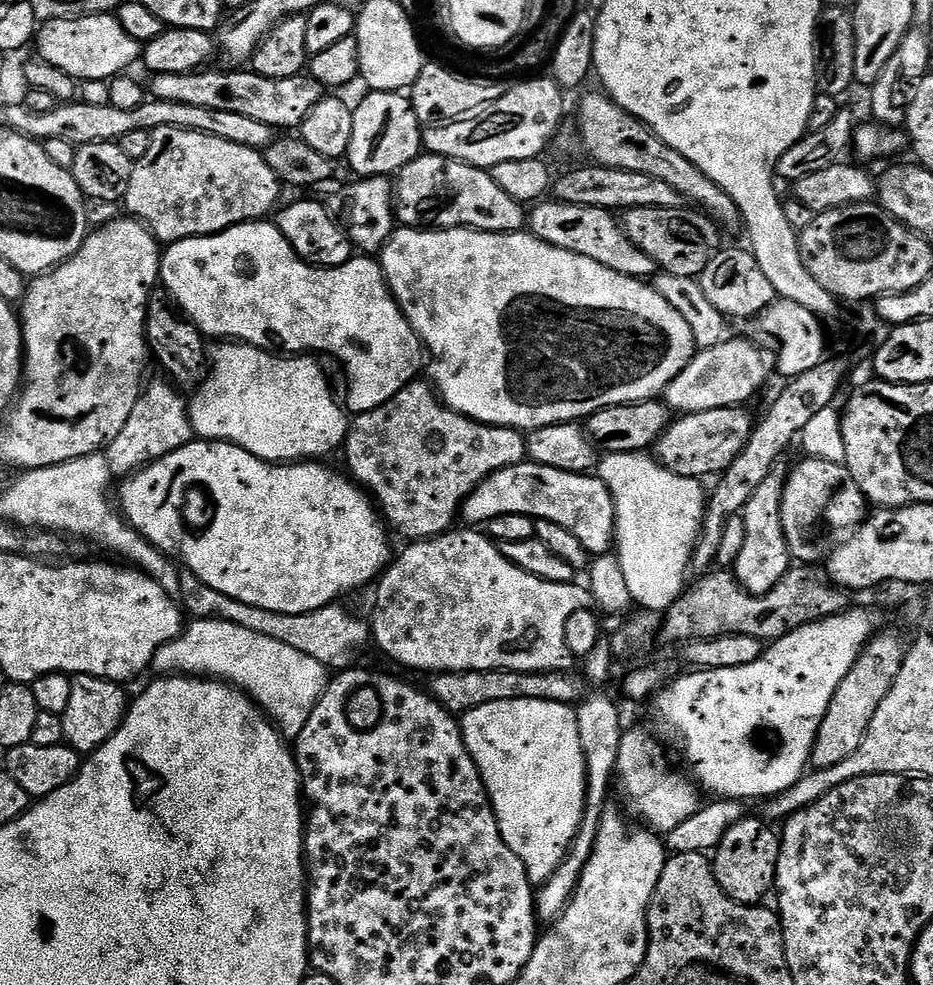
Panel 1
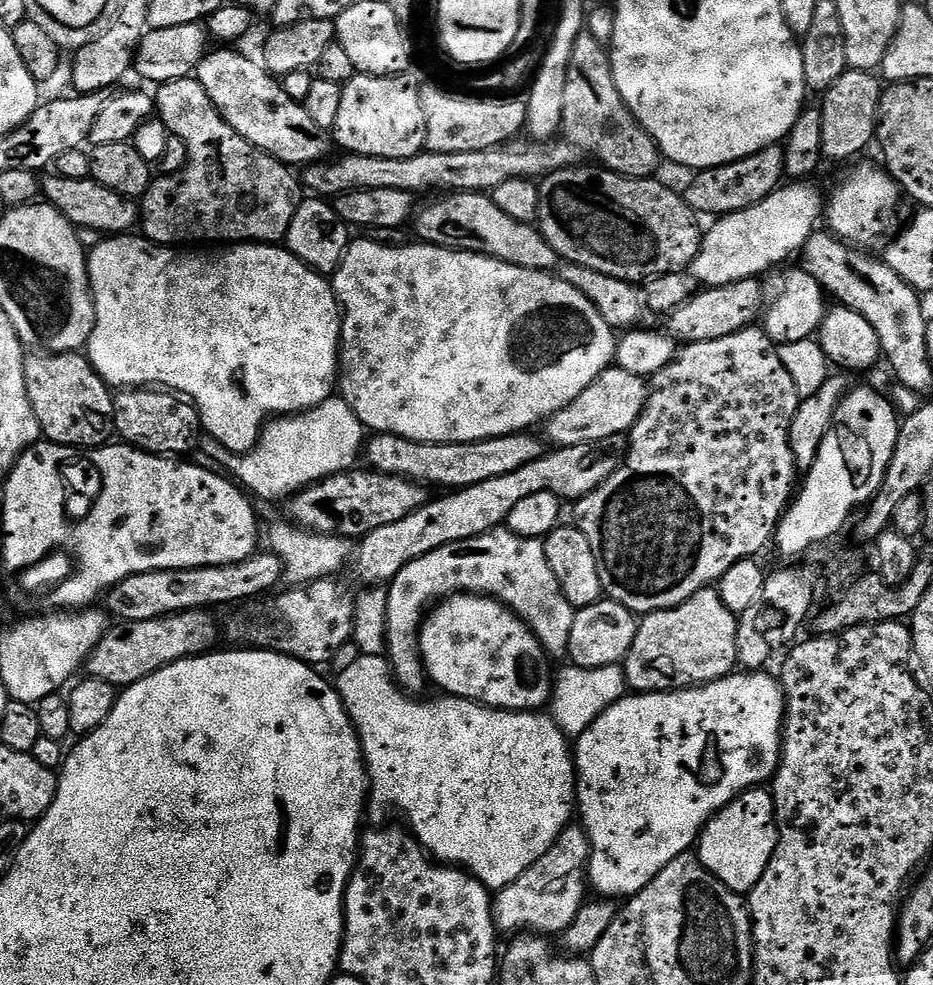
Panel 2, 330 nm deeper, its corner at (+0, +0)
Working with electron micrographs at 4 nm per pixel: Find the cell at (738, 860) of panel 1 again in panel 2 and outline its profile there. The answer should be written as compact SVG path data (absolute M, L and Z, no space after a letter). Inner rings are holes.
M767 787L750 788L717 812L700 833L698 855L707 872L712 872L731 892L747 894L766 874L766 866L772 860L776 844L780 841L780 826L776 823L776 802Z

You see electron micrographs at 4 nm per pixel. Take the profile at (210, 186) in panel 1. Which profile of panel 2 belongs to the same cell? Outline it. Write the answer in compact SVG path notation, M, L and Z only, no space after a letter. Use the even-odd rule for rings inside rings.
M187 76L159 85L154 92L155 115L168 127L171 135L186 142L188 161L178 174L161 175L139 197L139 227L143 235L161 246L235 246L237 244L279 245L288 235L288 227L302 199L302 184L291 167L255 148L222 118L202 90L200 81Z

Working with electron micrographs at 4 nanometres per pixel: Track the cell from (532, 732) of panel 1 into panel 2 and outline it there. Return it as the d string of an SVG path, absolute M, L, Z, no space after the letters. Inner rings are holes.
M361 654L358 662L354 662L338 673L338 691L344 708L348 711L348 717L356 732L360 736L360 745L364 750L364 762L368 765L368 782L370 785L371 803L381 804L384 808L397 808L400 812L408 815L407 827L413 836L420 842L421 848L431 854L437 861L449 866L463 868L471 876L476 876L489 890L499 890L510 886L550 846L556 841L565 828L569 827L571 816L574 816L574 801L576 799L576 761L574 759L574 748L569 737L565 736L562 729L552 719L551 715L541 714L536 710L526 712L510 712L498 708L486 708L477 704L475 700L461 700L459 698L440 698L444 700L420 700L424 698L413 698L405 692L392 677L392 665L388 663L383 655L367 656Z

